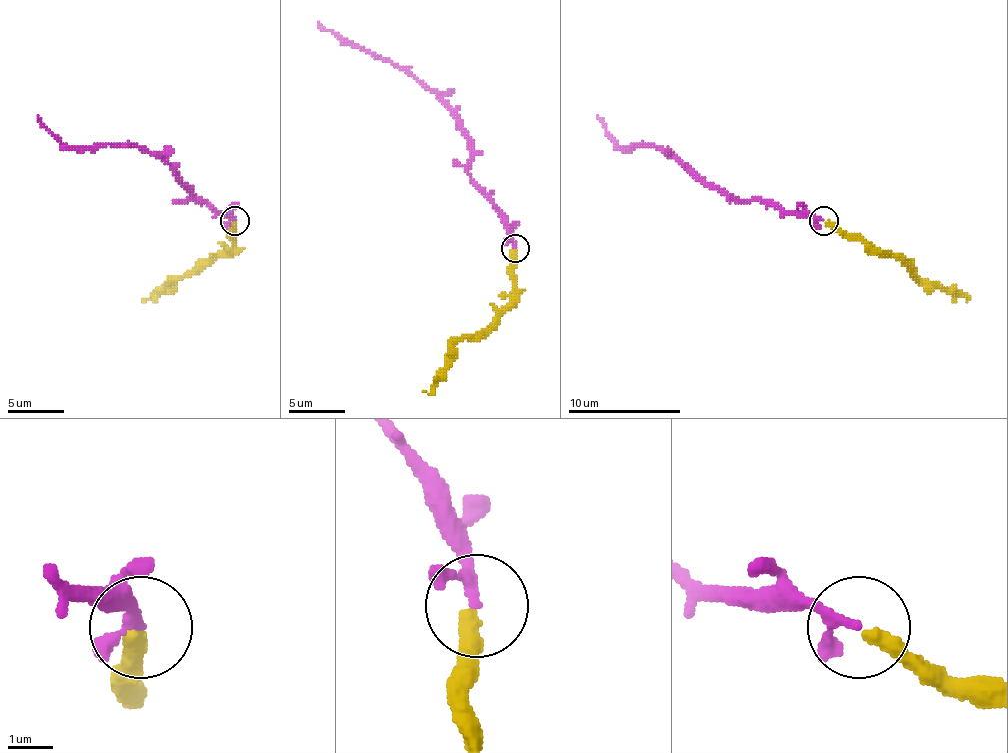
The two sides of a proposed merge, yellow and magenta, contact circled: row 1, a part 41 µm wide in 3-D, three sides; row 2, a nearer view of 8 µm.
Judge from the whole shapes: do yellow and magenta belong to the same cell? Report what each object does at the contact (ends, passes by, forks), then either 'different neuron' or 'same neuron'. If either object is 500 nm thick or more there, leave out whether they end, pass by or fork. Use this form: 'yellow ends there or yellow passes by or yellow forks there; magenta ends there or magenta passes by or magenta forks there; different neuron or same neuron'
yellow ends there; magenta passes by; same neuron

